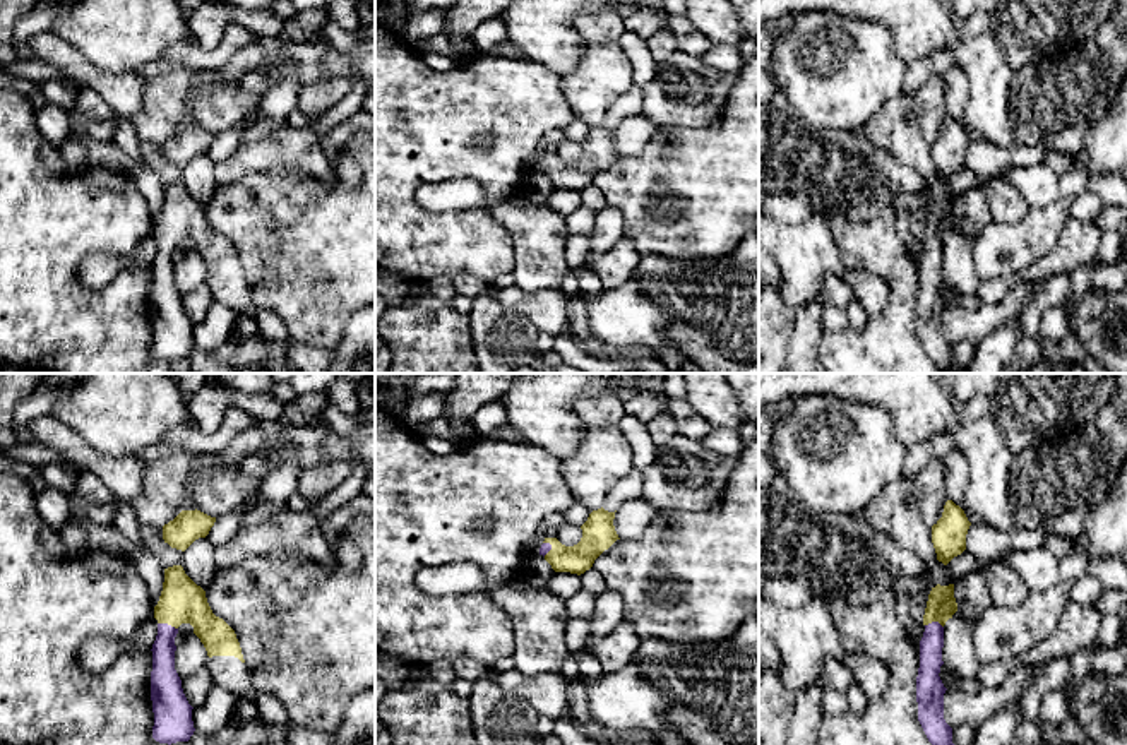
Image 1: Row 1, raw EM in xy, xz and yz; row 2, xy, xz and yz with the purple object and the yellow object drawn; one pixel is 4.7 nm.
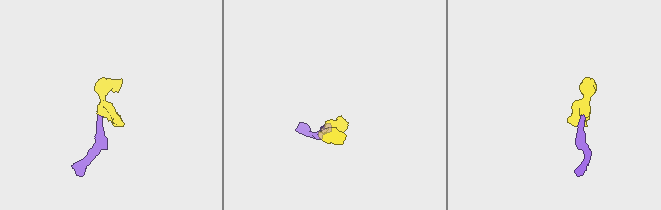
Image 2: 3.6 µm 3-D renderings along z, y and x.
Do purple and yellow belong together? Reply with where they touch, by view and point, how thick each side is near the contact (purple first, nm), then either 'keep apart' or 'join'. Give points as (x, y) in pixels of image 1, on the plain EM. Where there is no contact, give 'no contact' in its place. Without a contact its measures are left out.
xy (166, 240) | 130/200 nm | join

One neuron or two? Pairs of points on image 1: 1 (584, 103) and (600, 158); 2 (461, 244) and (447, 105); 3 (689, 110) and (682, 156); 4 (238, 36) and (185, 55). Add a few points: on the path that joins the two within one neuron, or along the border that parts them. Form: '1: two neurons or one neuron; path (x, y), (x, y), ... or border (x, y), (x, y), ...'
1: two neurons; border (617, 96), (603, 120), (591, 129)
2: one neuron; path (422, 221), (406, 206), (408, 144)
3: two neurons; border (723, 112), (723, 117), (709, 125), (658, 129)
4: one neuron; path (225, 50), (220, 55), (199, 55)

